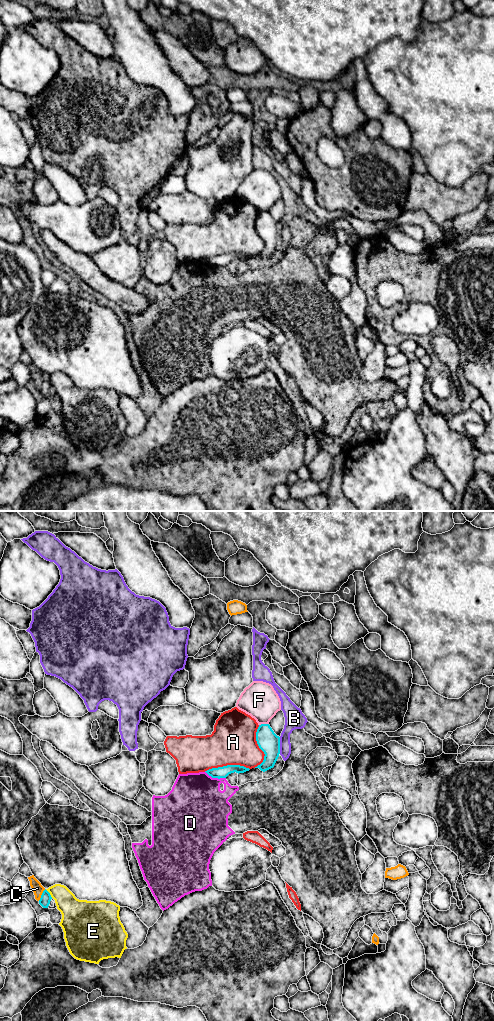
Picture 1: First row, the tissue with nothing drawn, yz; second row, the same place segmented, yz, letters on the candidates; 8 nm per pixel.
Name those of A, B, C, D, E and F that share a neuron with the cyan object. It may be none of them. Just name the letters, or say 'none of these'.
none of these

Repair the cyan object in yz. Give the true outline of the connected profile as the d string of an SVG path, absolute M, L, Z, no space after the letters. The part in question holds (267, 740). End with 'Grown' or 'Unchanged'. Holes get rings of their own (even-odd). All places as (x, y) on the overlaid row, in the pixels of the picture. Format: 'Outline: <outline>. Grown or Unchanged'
Outline: M261 724L256 732L256 741L265 756L263 762L255 768L265 772L274 767L279 757L280 737L274 733L269 724Z. Unchanged

